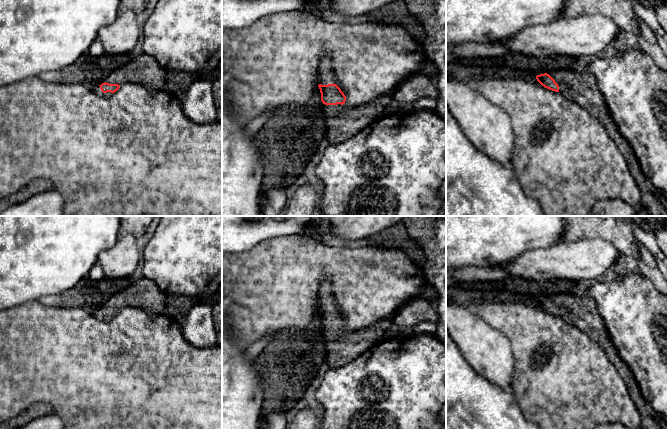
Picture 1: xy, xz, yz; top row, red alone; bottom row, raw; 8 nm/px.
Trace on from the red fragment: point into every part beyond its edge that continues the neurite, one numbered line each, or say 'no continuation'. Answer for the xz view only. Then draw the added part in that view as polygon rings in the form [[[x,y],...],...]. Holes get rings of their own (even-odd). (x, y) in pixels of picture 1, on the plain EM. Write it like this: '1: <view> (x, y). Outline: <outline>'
1: xz (326, 299). Outline: [[[324,278],[319,289],[318,307],[322,309],[328,309],[333,308],[334,305],[335,299],[332,293],[331,281],[328,278]]]
2: xz (342, 347). Outline: [[[395,313],[369,328],[355,332],[348,332],[344,328],[323,328],[326,361],[330,368],[344,366],[369,350],[393,324],[394,317]]]

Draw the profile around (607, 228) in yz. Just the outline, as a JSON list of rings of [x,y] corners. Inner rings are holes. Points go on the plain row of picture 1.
[[[563,216],[567,222],[565,241],[600,239],[612,243],[623,255],[640,258],[639,242],[634,228],[656,233],[667,225],[667,216]]]

